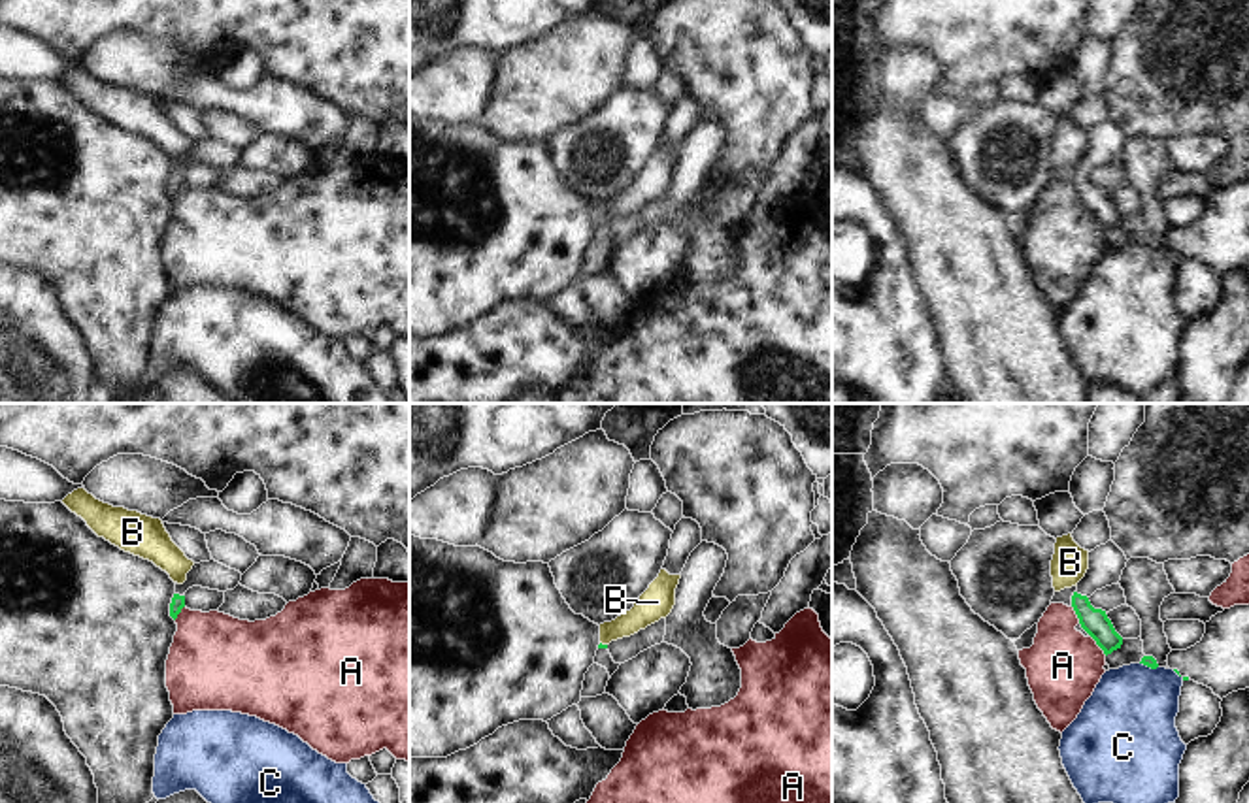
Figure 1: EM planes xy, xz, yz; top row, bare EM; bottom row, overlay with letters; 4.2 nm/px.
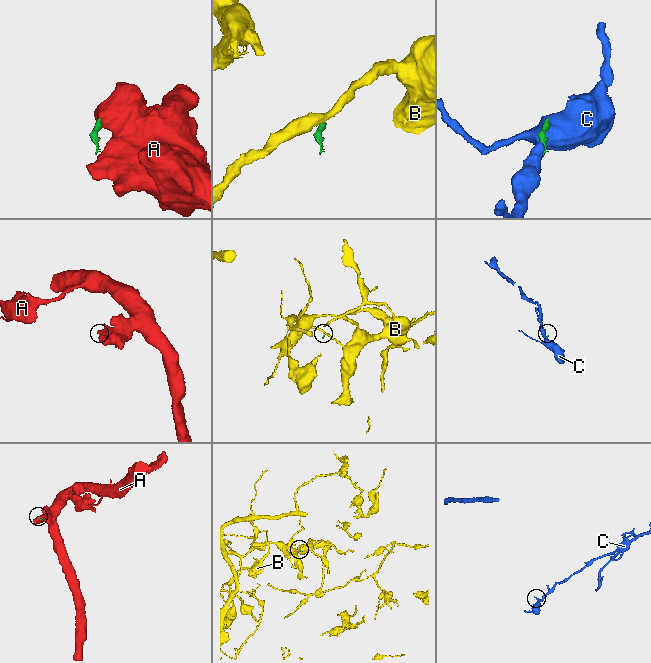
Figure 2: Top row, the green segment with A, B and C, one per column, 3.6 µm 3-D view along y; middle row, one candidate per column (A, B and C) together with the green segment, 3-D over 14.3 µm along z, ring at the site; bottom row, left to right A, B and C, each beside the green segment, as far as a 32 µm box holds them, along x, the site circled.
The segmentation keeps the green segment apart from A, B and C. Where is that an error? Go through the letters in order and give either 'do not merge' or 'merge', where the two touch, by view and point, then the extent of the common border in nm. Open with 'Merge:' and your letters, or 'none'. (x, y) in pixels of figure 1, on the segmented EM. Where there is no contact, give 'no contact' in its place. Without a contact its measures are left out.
Merge: none
A: do not merge | yz (1097, 643) | 120 nm
B: do not merge | xz (604, 645) | 40 nm
C: do not merge | yz (1149, 666) | 80 nm

